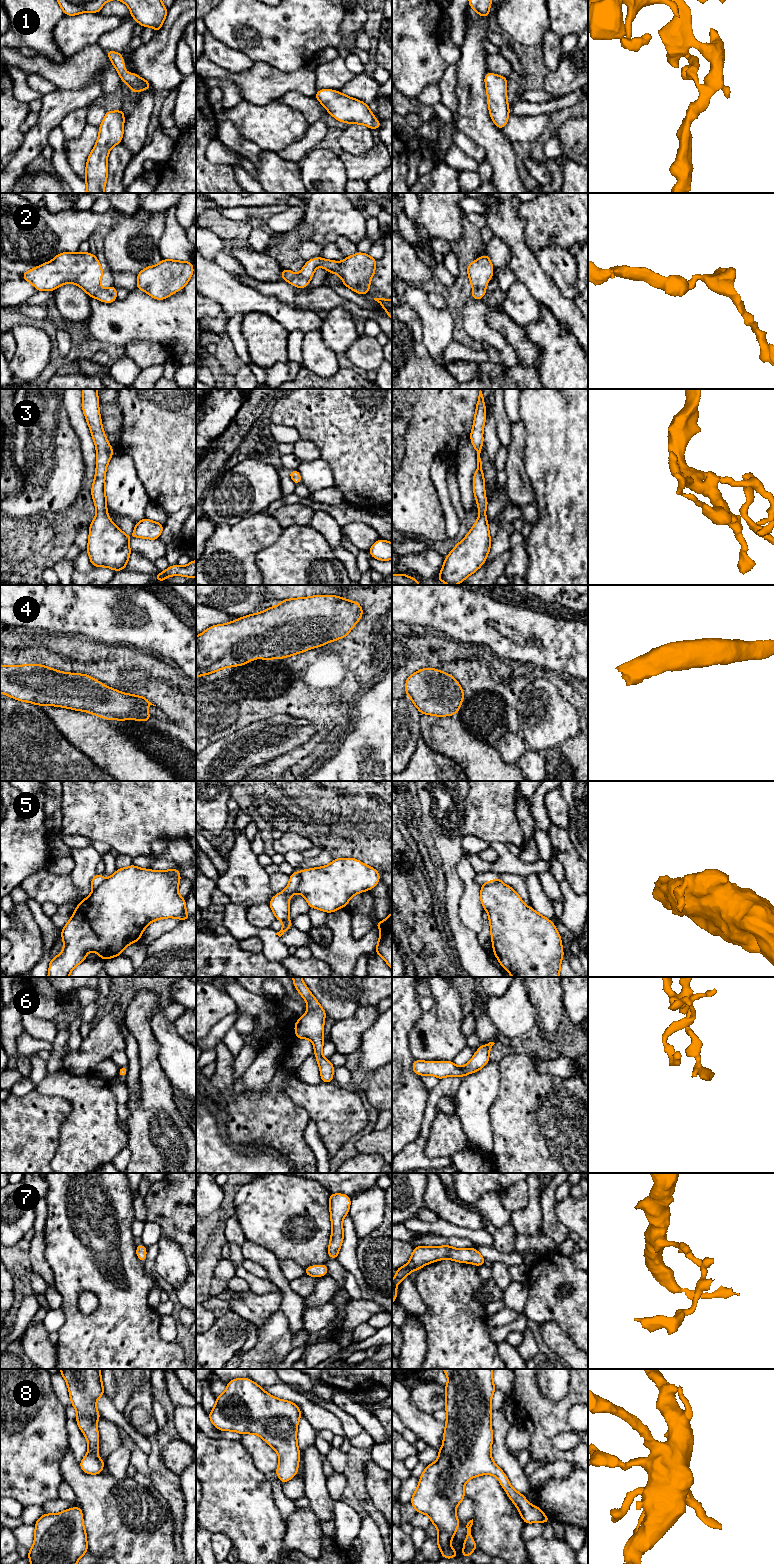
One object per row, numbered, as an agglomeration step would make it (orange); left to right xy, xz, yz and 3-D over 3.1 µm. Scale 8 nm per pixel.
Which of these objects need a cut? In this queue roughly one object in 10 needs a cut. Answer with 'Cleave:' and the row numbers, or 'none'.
Cleave: 5

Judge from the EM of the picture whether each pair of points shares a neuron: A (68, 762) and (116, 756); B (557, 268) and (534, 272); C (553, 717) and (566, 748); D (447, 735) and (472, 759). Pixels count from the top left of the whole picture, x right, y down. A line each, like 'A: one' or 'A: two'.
A: two
B: two
C: two
D: one

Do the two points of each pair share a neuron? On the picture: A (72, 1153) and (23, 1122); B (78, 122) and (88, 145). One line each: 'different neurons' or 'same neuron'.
A: different neurons
B: different neurons

